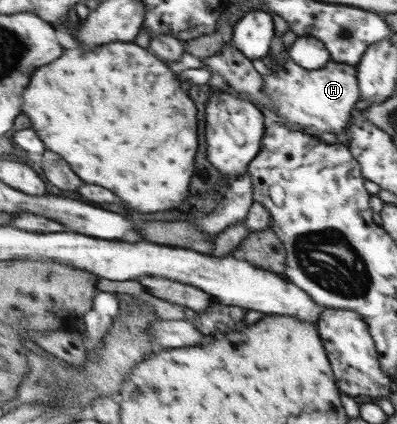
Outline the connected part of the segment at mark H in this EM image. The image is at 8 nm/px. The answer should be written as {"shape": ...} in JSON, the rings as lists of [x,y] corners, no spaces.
{"shape":[[[288,50],[282,53],[282,57],[278,57],[278,61],[273,61],[272,53],[269,53],[263,59],[256,59],[254,64],[259,70],[259,73],[262,73],[265,78],[266,94],[274,101],[272,107],[269,107],[269,109],[276,113],[276,115],[289,121],[293,125],[293,127],[289,126],[291,129],[311,134],[311,137],[319,139],[321,133],[336,134],[339,131],[347,129],[351,123],[354,115],[353,109],[355,109],[355,105],[362,99],[362,91],[356,66],[336,62],[332,59],[323,69],[308,70],[301,67],[298,63],[295,63],[290,57]]]}

